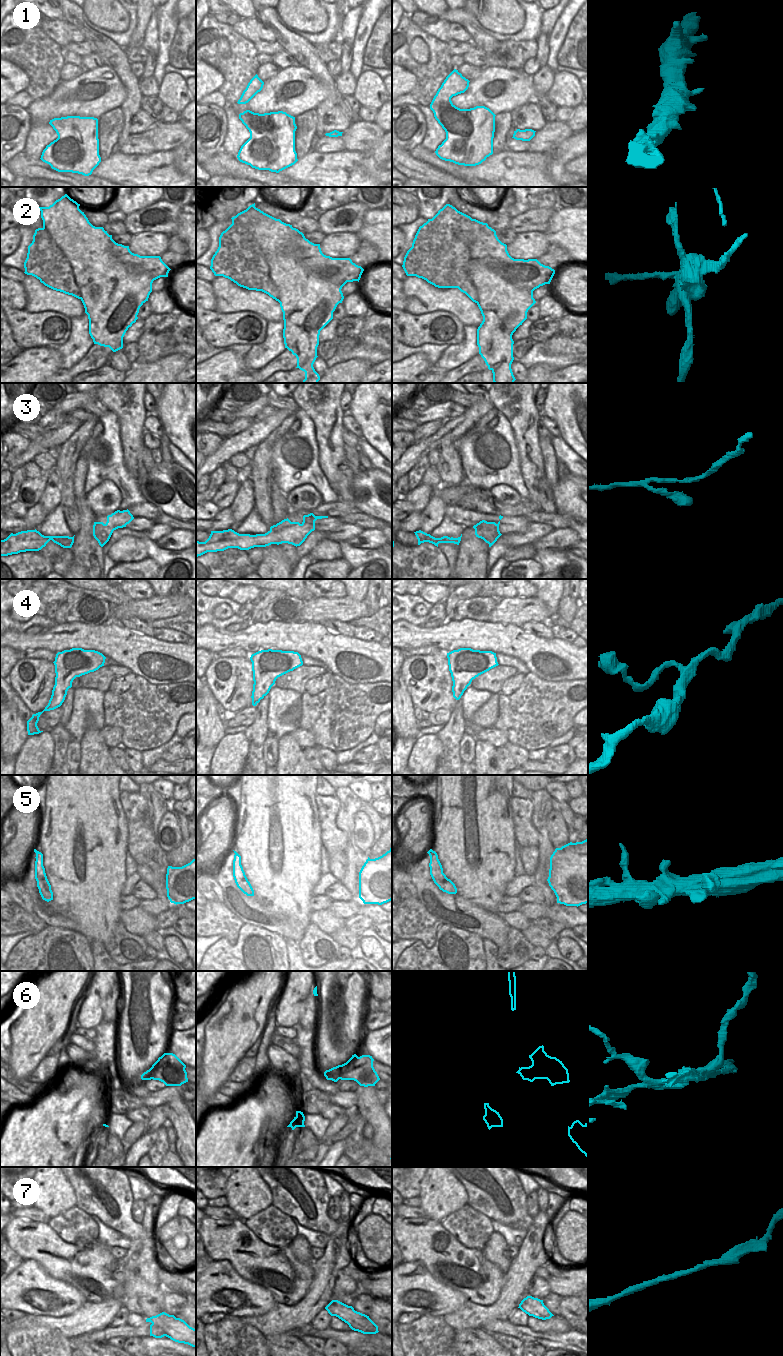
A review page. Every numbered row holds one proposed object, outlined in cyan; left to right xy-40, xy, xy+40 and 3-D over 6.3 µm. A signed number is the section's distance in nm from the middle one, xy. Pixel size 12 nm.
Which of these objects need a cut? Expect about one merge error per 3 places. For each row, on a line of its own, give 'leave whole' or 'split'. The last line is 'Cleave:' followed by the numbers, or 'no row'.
1: leave whole
2: split
3: leave whole
4: leave whole
5: leave whole
6: split
7: leave whole
Cleave: 2, 6

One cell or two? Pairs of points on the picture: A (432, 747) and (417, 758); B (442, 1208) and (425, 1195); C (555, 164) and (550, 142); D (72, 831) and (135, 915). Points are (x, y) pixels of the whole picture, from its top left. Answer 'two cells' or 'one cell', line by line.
A: one cell
B: one cell
C: two cells
D: two cells

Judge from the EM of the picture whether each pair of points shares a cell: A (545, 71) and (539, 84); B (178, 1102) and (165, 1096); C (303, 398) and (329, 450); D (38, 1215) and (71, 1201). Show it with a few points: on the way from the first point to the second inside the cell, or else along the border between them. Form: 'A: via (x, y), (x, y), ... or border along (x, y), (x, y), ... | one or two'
A: via (545, 74), (542, 81) | one
B: border along (180, 1095), (165, 1103) | two
C: via (316, 411), (326, 421), (326, 437) | one
D: border along (36, 1208), (40, 1209), (50, 1218) | two

